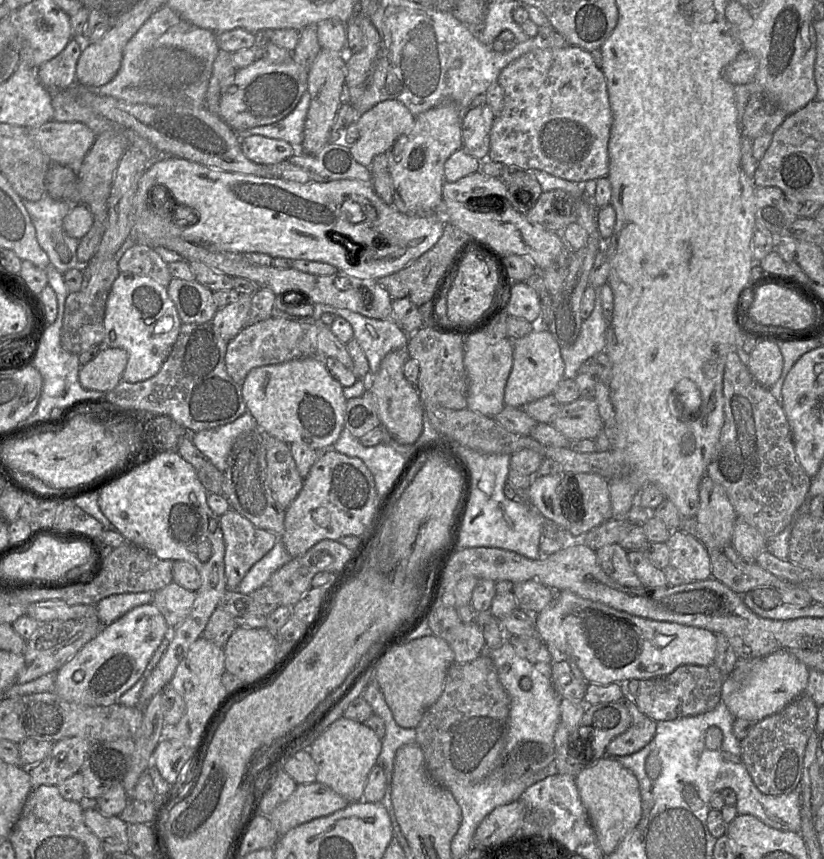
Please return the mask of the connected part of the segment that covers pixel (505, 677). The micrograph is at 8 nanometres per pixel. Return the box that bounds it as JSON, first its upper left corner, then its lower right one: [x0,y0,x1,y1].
[482,641,562,755]

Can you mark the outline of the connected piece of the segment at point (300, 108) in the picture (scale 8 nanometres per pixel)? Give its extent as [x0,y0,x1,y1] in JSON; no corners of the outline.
[243,91,310,150]

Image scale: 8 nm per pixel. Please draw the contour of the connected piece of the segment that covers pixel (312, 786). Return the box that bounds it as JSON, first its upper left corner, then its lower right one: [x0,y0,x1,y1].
[269,782,349,836]

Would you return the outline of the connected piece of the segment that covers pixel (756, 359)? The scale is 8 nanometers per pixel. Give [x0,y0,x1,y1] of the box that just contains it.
[748,338,784,388]

